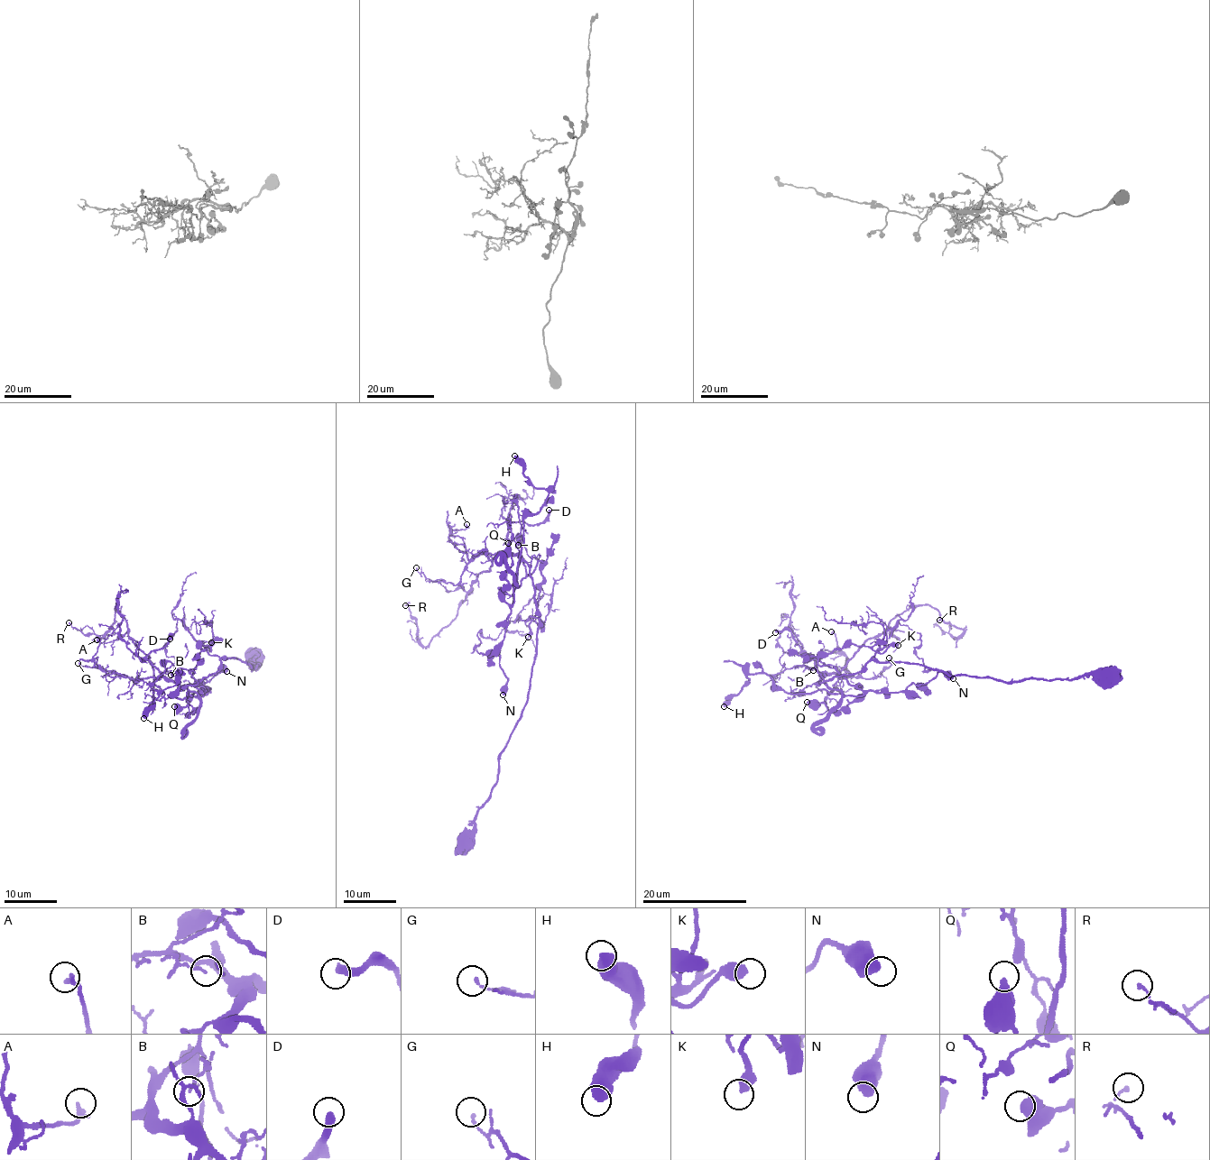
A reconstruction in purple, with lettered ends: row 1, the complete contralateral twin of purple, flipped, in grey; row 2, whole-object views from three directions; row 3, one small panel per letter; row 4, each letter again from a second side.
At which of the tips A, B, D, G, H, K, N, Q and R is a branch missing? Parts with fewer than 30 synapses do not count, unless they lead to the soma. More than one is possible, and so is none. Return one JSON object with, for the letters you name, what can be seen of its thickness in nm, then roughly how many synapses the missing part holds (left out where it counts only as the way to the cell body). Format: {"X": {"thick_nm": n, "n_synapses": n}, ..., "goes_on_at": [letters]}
{"goes_on_at": []}

